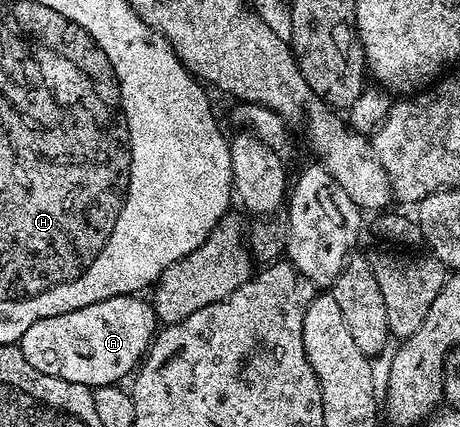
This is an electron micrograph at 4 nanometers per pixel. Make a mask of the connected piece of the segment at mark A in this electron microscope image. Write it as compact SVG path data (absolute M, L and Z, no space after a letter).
M136 293L115 295L70 313L34 321L20 338L20 349L34 369L62 381L98 389L119 379L127 380L148 354L158 331L153 304L140 298L144 297Z

